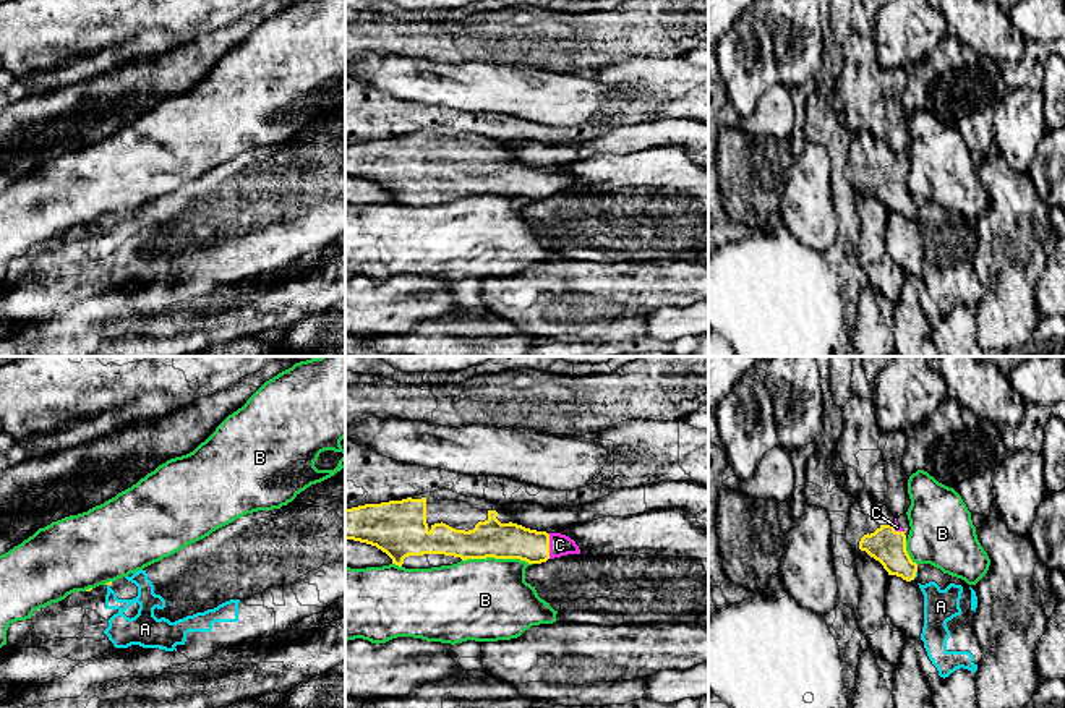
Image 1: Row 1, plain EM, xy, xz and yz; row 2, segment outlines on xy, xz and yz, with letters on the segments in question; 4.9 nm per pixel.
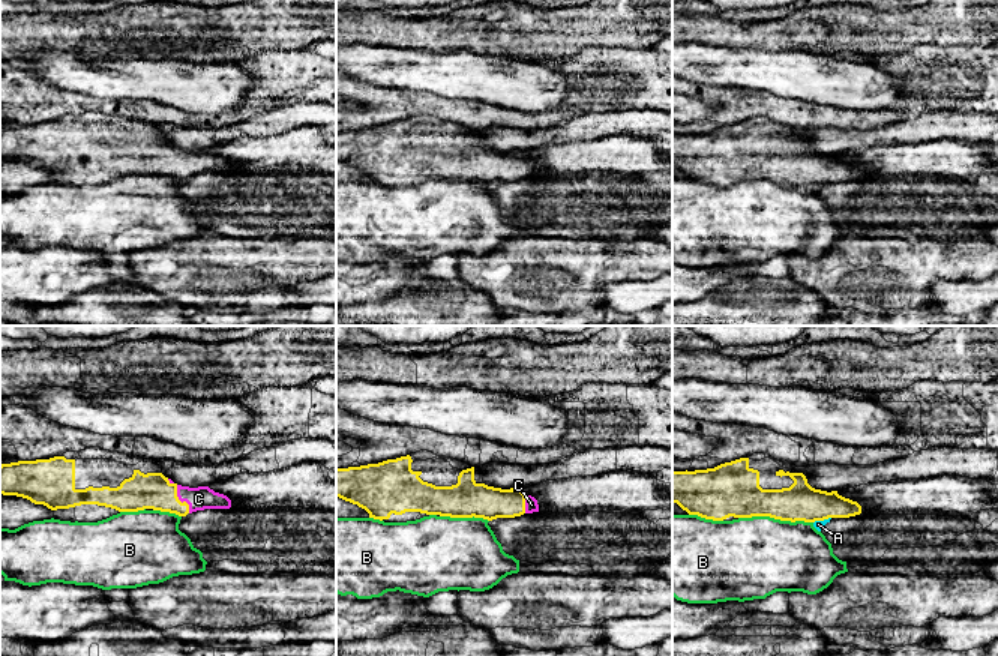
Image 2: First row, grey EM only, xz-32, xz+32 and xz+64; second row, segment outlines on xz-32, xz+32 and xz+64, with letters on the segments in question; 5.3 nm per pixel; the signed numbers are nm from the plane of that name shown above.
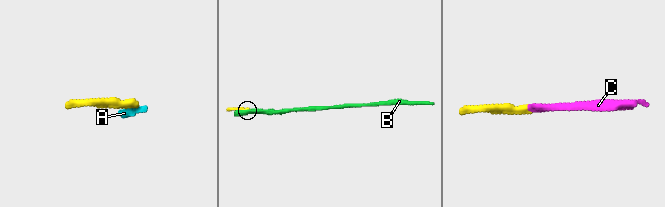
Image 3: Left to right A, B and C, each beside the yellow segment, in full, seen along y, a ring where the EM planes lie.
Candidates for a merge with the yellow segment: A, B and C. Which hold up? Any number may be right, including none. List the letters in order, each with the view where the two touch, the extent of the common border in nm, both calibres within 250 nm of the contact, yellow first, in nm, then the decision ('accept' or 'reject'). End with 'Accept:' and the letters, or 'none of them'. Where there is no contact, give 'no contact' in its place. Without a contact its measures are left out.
A: yz | 40 nm | 170/20 nm | reject
B: xz | 340 nm | 190/420 nm | reject
C: xz | 130 nm | 180/110 nm | accept
Accept: C

